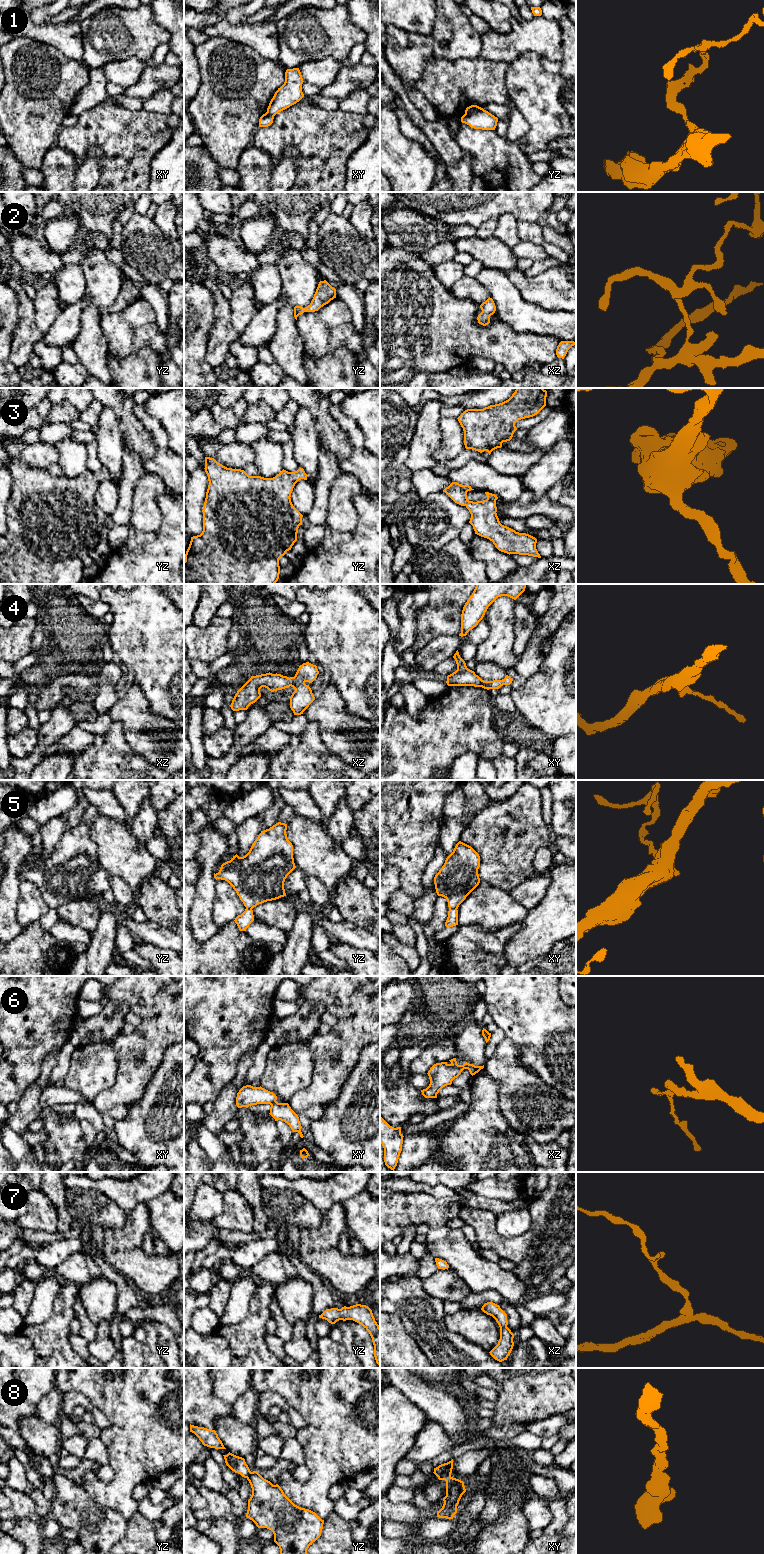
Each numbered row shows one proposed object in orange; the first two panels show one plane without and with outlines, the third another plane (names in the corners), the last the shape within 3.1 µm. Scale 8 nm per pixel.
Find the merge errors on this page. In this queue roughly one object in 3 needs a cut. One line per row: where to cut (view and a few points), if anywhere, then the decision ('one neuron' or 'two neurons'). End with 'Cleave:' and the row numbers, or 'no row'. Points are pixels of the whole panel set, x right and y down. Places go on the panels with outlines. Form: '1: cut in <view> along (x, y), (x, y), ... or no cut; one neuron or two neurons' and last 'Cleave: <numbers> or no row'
1: cut in yz along (481, 108), (465, 113); two neurons
2: no cut; one neuron
3: no cut; one neuron
4: no cut; one neuron
5: no cut; one neuron
6: cut in xy along (276, 1101), (270, 1104); two neurons
7: no cut; one neuron
8: no cut; one neuron
Cleave: 1, 6

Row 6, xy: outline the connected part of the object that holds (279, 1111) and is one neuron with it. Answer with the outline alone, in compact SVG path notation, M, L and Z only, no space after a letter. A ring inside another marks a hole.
M277 1101L271 1104L270 1113L275 1121L281 1120L287 1123L293 1132L298 1132L300 1137L303 1138L301 1132L301 1123L298 1115L291 1109L288 1103L278 1103Z

